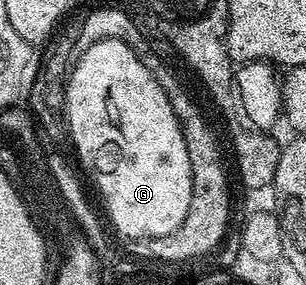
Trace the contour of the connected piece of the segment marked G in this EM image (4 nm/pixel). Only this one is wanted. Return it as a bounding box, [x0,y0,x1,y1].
[65,39,191,240]

